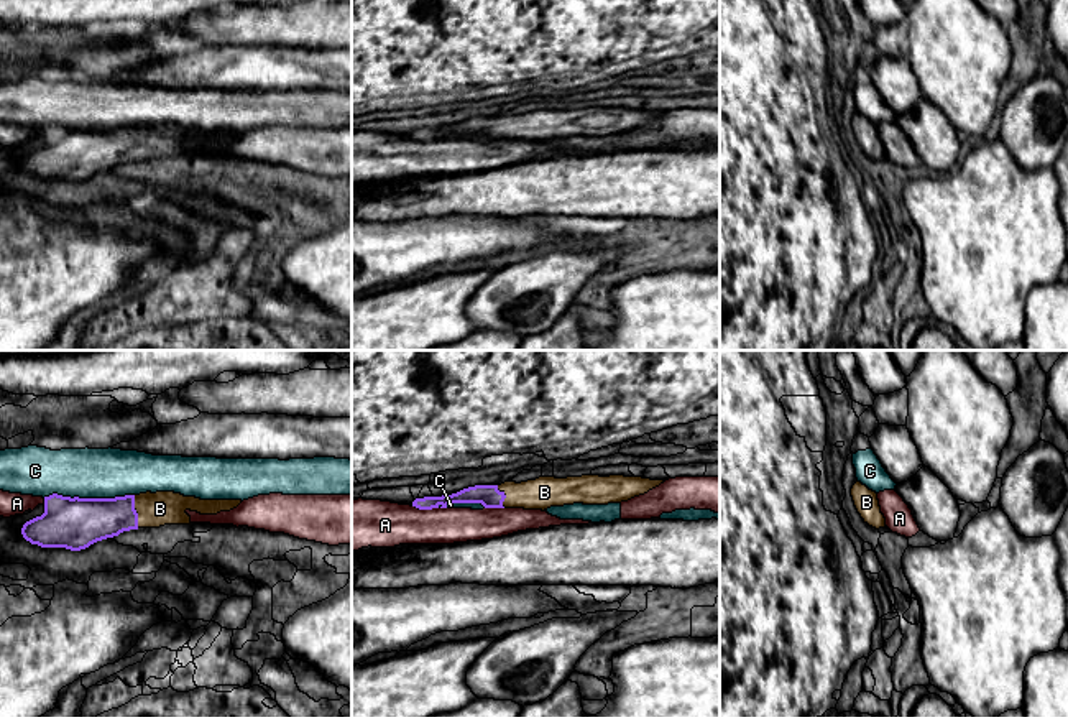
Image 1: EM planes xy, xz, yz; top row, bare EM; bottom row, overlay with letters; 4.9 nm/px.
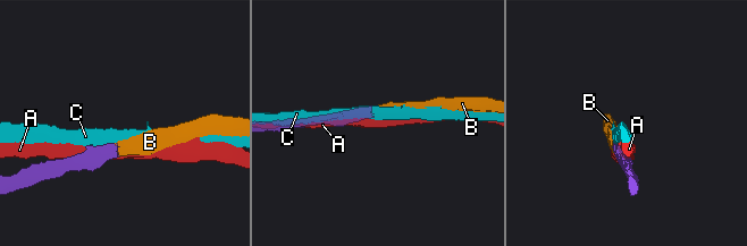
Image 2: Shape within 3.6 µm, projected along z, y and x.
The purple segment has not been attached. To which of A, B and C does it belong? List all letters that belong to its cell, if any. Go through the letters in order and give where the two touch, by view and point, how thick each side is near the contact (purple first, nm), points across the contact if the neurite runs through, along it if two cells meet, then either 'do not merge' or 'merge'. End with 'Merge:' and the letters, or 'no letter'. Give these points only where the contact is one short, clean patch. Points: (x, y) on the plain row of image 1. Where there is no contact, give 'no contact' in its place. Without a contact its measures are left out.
A: xz (426, 140) | 80/220 nm | do not merge
B: xy (135, 143) | 220/170 nm | across xy (86, 152), (135, 143), (160, 140) | merge
C: xy (87, 130) | 260/240 nm | along xy (133, 125), (120, 129), (63, 129), (50, 125), (43, 129) | do not merge
Merge: B

